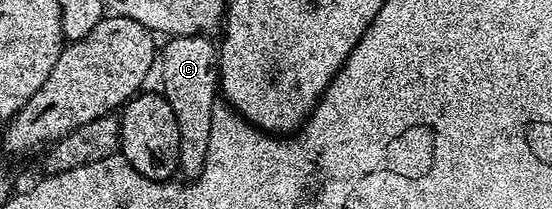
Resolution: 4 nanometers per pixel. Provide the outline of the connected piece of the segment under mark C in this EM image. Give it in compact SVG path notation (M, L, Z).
M206 35L197 37L171 37L165 43L166 46L161 46L160 49L160 69L162 65L162 86L160 92L165 97L168 107L172 107L172 115L176 115L176 127L180 131L180 159L178 160L178 168L181 176L186 179L193 179L200 175L200 171L204 171L204 159L208 159L208 135L212 135L212 115L214 114L214 106L220 97L220 82L218 79L218 71L216 68L216 45L210 42L211 38Z

